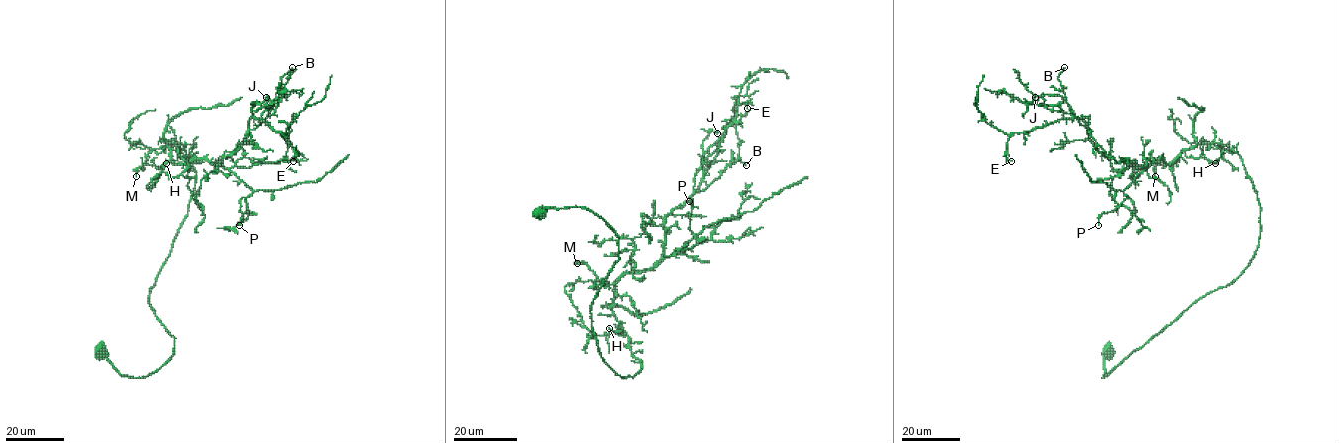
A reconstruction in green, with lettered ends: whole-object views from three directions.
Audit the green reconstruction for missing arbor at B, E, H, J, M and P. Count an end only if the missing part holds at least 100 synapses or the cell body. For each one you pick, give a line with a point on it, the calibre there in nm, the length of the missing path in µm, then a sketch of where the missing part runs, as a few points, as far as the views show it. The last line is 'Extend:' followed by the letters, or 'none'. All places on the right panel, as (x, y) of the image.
B: place (1064, 67); calibre 100 nm; missing 100 µm
Extend: B

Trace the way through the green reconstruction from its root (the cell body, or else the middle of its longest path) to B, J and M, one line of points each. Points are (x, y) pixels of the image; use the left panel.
B: (100, 354), (133, 377), (172, 356), (148, 298), (196, 172), (168, 145), (173, 162), (216, 170), (292, 67)
J: (100, 354), (133, 377), (173, 354), (148, 298), (196, 172), (168, 145), (173, 162), (216, 170), (266, 97)
M: (100, 354), (144, 377), (174, 352), (148, 298), (196, 172), (171, 143), (161, 170), (144, 164), (136, 176)

